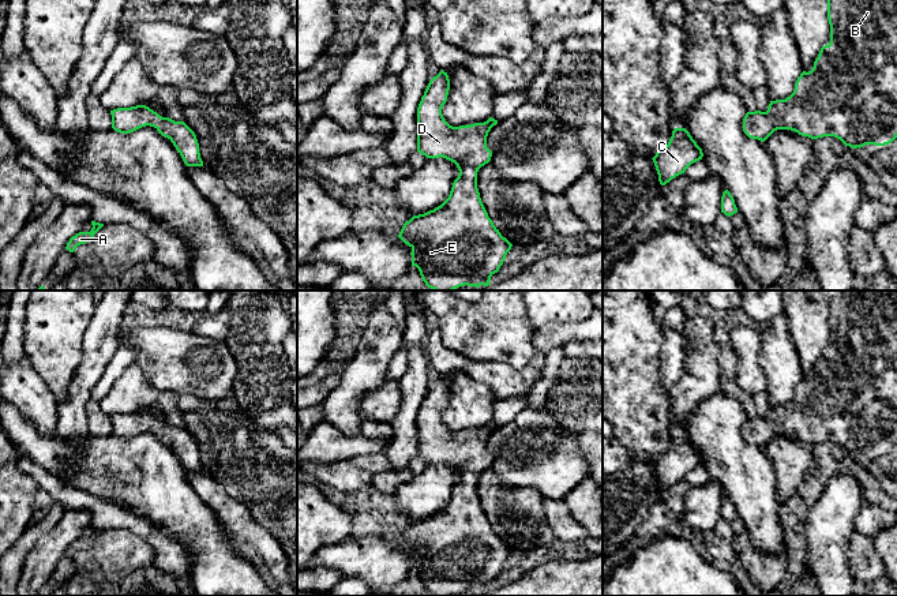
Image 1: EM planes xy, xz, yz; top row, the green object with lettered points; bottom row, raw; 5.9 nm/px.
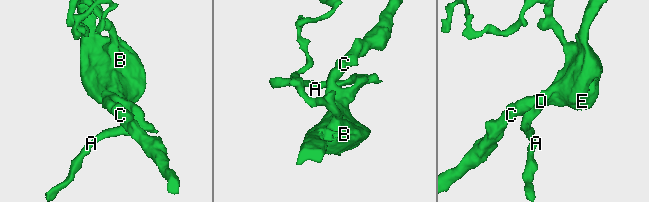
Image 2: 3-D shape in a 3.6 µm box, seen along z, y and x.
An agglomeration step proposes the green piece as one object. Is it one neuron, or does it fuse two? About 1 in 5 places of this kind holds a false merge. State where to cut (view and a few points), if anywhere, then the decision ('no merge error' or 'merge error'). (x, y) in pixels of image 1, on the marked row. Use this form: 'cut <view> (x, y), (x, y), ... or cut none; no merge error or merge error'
cut none; no merge error

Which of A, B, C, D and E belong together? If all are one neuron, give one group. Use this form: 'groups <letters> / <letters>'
groups A B C D E

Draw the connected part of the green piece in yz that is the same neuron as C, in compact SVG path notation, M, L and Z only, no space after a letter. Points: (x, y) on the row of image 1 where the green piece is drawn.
M675 128L672 136L665 147L657 149L652 158L658 175L658 181L665 185L676 176L686 172L686 169L702 160L702 149L693 139L686 128Z

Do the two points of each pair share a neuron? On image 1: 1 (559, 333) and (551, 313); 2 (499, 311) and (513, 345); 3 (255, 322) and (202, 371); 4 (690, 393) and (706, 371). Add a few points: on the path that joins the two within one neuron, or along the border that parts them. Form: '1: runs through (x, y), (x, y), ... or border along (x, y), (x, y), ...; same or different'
1: border along (586, 318), (578, 322), (550, 322), (535, 329); different
2: runs through (499, 319), (499, 332), (505, 337); same
3: border along (225, 341), (236, 364), (235, 378); different
4: runs through (691, 388), (701, 377); same

